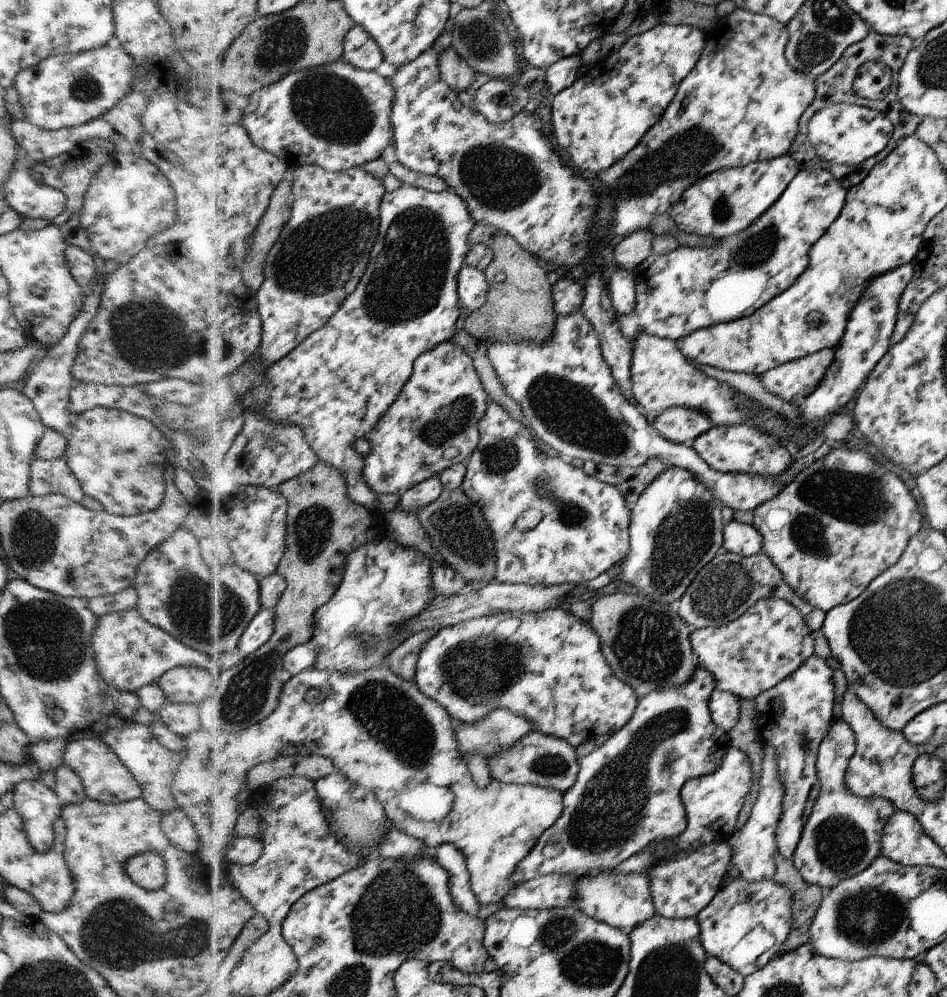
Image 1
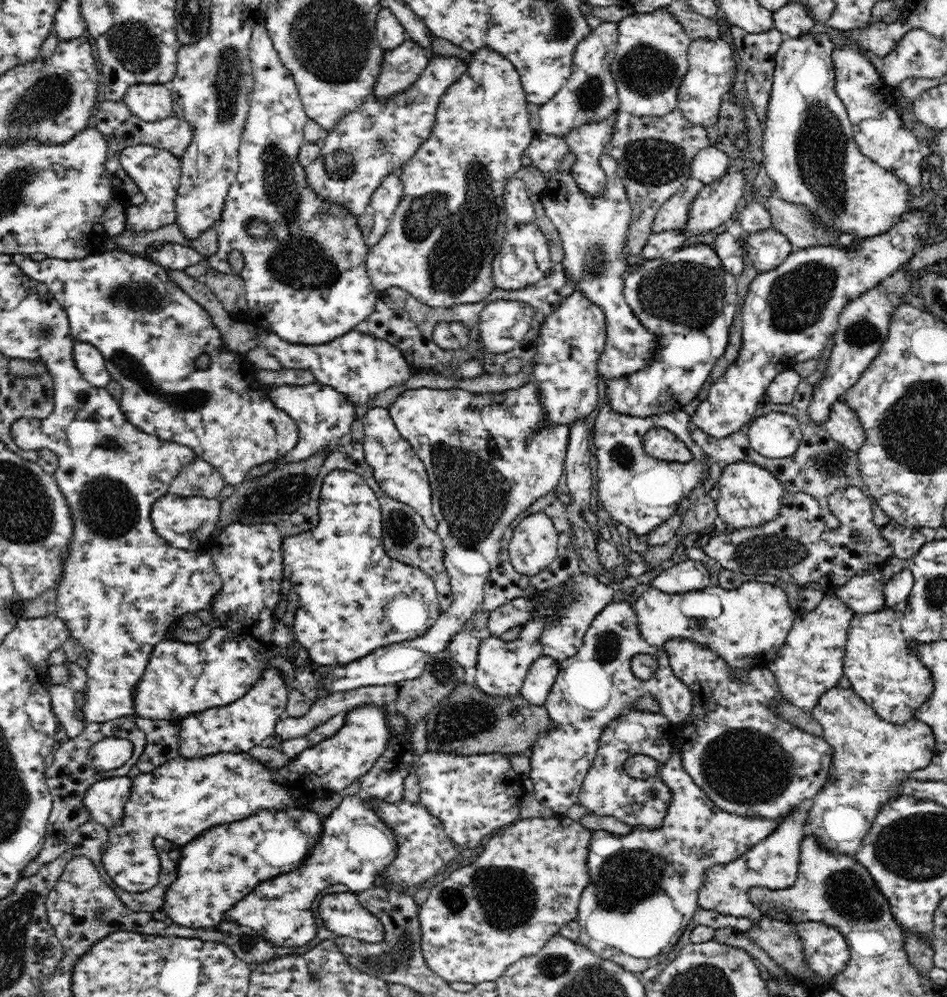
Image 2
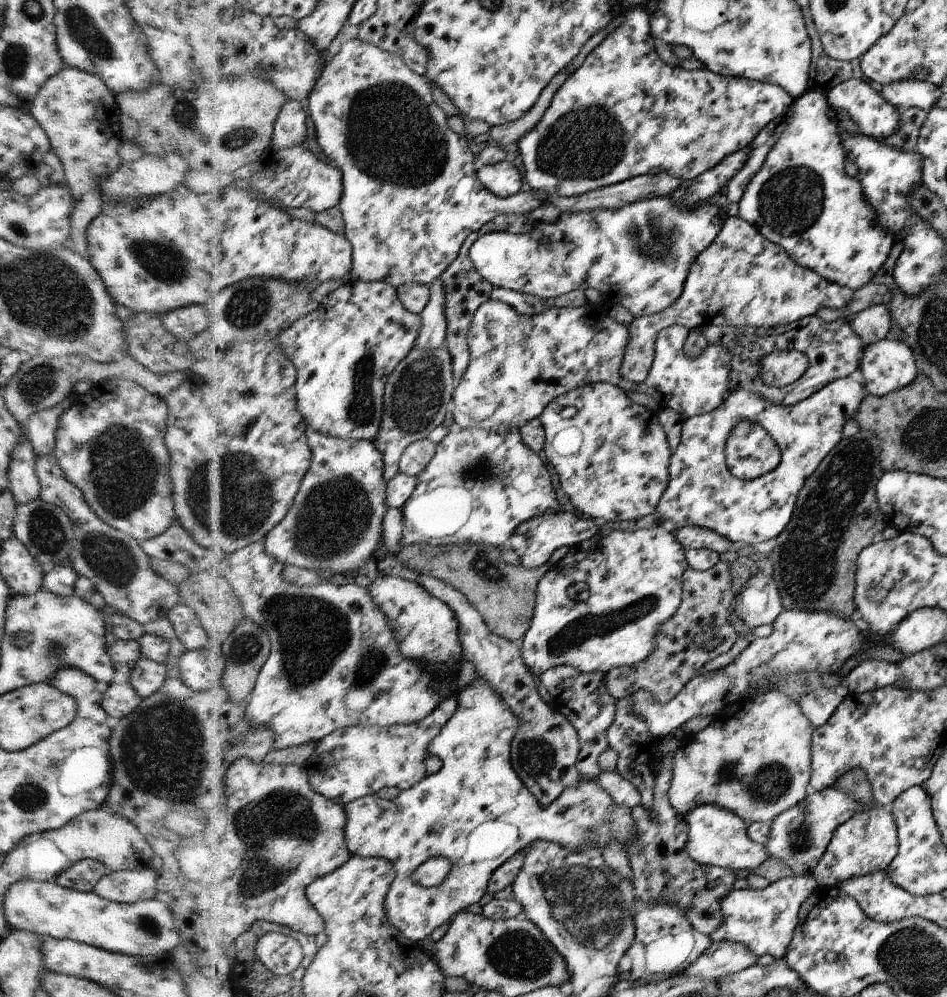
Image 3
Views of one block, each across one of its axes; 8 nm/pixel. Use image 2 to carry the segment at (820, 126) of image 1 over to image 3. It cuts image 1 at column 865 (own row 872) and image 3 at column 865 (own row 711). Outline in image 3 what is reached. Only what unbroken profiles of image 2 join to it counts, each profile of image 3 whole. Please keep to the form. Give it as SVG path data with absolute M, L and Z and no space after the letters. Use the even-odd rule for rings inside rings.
M887 336L881 341L874 342L874 344L863 348L859 356L857 375L864 383L868 394L881 397L914 382L914 378L919 374L919 368L917 362L914 362L914 356L912 349L908 348L904 341Z

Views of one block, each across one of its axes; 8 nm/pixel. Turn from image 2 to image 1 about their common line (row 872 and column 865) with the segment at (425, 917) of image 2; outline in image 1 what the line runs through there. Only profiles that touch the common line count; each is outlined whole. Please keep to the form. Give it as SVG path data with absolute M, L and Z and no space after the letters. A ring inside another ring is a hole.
M850 447L836 448L818 460L808 460L799 464L792 471L794 480L786 484L785 488L777 496L772 497L769 501L766 501L762 506L758 506L754 510L753 525L761 531L762 538L764 539L764 546L761 552L769 555L773 563L781 570L788 586L802 600L805 600L814 608L823 610L825 613L836 608L838 605L846 604L856 597L860 597L863 593L862 590L868 589L869 585L876 578L880 577L892 565L896 565L900 561L900 558L904 556L904 552L909 546L909 542L919 533L918 530L920 530L920 524L922 524L923 512L918 510L916 497L912 496L910 490L906 490L906 484L896 476L896 472L892 474L892 469L878 468L876 461L879 461L877 457L868 451L852 450Z

